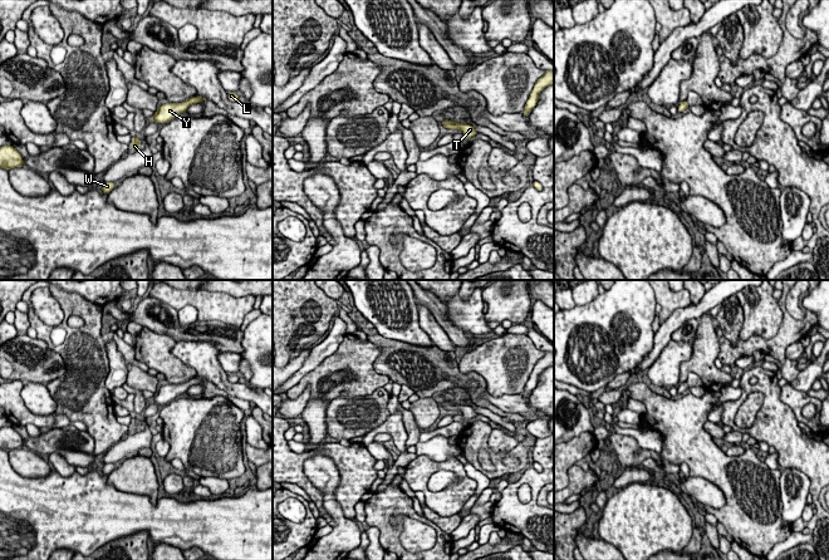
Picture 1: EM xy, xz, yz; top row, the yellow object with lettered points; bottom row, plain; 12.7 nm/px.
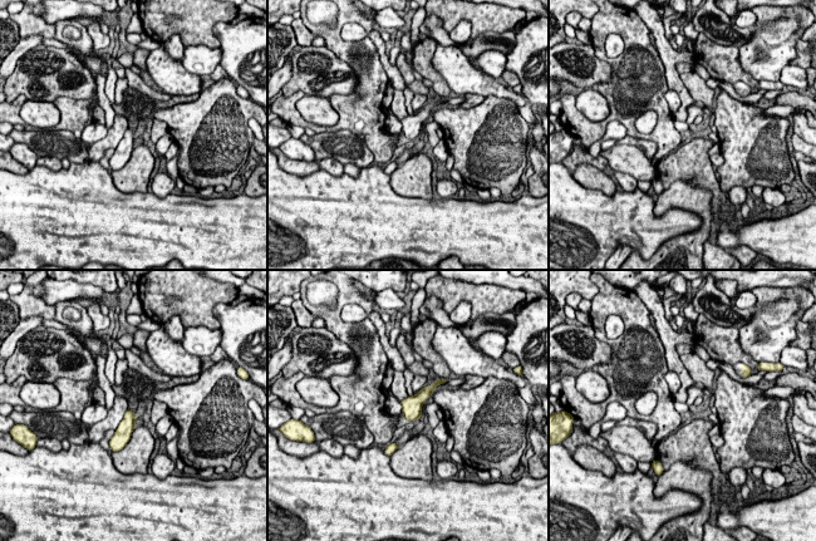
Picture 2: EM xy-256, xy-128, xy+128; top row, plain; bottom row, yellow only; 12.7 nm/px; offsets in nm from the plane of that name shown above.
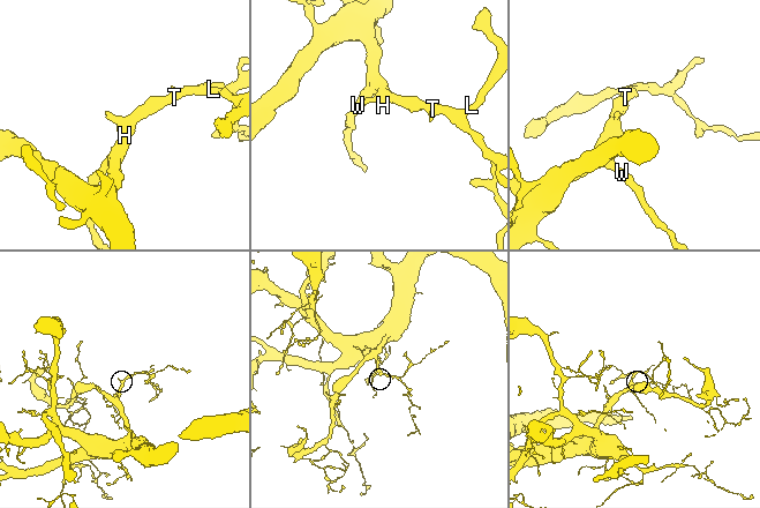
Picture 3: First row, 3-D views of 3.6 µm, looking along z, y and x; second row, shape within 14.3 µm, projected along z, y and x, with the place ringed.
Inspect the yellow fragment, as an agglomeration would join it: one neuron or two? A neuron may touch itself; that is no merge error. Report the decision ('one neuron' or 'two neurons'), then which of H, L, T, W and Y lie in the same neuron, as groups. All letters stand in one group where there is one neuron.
one neuron; groups H L T W Y

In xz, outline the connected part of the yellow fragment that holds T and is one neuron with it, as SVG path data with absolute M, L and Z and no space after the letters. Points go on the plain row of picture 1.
M443 401L441 406L450 411L460 411L465 416L466 422L479 414L471 406L467 406L467 404L463 406L463 404Z

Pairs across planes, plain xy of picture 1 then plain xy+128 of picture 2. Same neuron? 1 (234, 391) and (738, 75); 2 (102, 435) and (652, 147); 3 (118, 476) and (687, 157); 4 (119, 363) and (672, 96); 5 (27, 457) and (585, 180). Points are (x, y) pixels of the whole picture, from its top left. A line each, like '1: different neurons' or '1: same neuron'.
1: different neurons
2: different neurons
3: different neurons
4: different neurons
5: same neuron

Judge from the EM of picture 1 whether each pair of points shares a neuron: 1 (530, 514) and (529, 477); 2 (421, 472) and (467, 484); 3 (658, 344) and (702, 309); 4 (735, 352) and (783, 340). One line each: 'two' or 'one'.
1: one
2: one
3: one
4: one

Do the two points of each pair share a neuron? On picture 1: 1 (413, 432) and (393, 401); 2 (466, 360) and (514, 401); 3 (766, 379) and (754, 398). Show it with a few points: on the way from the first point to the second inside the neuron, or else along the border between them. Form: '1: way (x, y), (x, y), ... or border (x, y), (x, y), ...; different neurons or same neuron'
1: way (410, 425), (407, 414), (401, 408); same neuron
2: border (486, 389), (494, 396), (521, 394); different neurons
3: border (764, 394), (751, 392), (737, 411); different neurons

